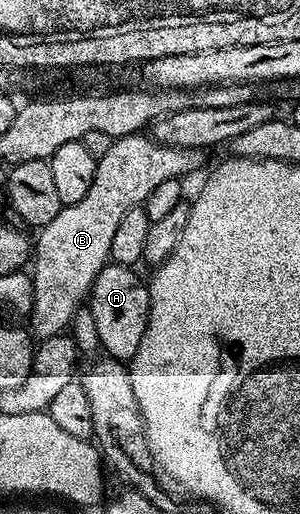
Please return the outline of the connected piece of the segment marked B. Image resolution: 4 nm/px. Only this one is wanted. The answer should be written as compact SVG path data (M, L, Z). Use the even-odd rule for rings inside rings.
M144 132L112 141L106 156L96 163L90 192L86 192L78 204L61 206L58 216L54 216L50 224L39 227L37 234L40 235L34 238L36 267L30 270L30 333L33 339L53 338L71 327L74 312L85 305L98 272L109 261L110 243L122 216L126 216L130 208L143 206L162 180L183 179L184 174L194 173L203 164L204 155L203 149L183 150L181 146L167 146Z

